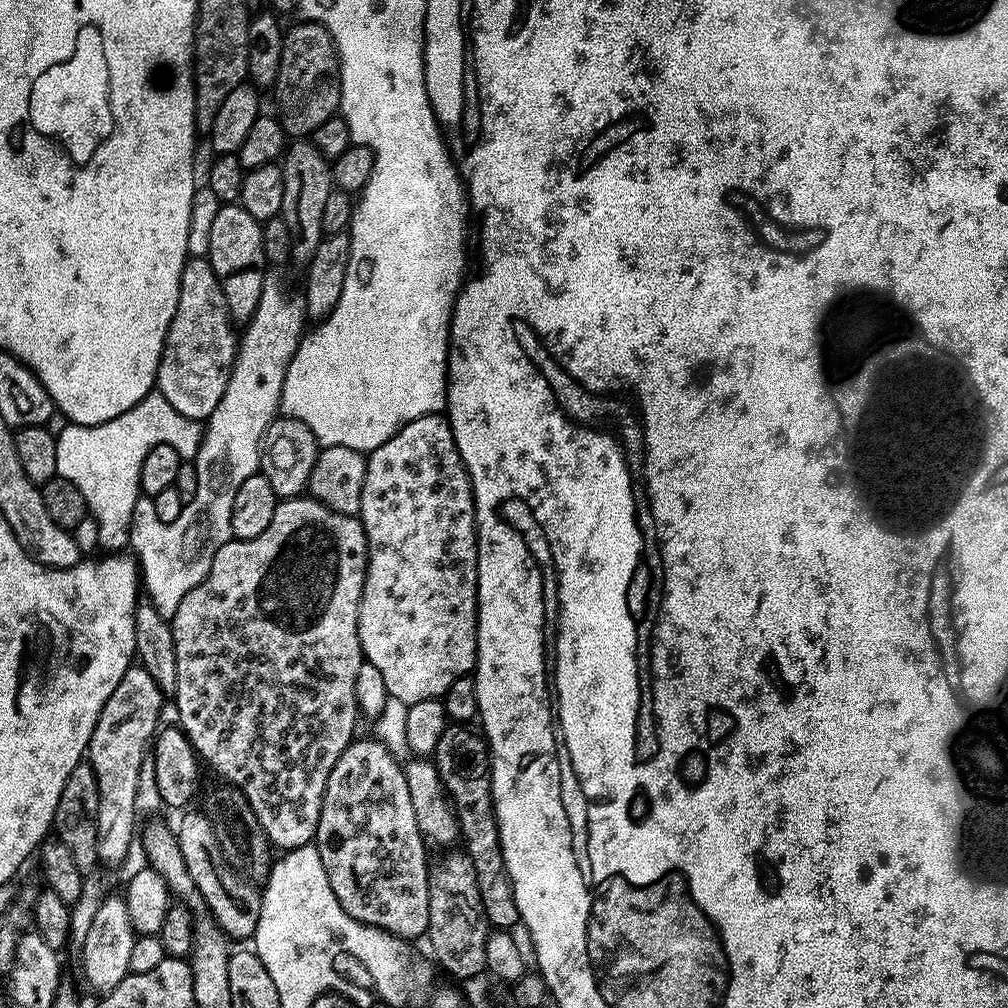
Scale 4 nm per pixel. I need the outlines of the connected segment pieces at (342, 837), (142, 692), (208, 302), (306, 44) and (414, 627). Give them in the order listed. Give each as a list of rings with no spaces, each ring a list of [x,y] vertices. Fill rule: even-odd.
[[[375,738],[353,739],[348,749],[334,762],[322,798],[322,814],[318,818],[315,846],[326,866],[330,890],[338,898],[342,910],[363,924],[386,930],[409,942],[415,936],[423,937],[430,922],[430,894],[428,874],[430,859],[424,853],[426,841],[420,835],[414,818],[414,805],[410,802],[410,786],[406,786],[401,761],[391,756],[390,750]]]
[[[133,666],[122,674],[122,682],[114,686],[114,694],[110,694],[106,706],[102,706],[102,714],[94,726],[94,734],[86,749],[86,760],[98,778],[98,858],[105,865],[119,866],[137,835],[135,798],[138,773],[161,727],[160,711],[164,703],[166,697],[158,682],[150,678],[145,668]]]
[[[189,258],[184,264],[180,279],[178,310],[174,310],[174,318],[164,339],[164,349],[156,371],[156,388],[164,395],[166,402],[178,410],[178,414],[186,414],[186,418],[191,420],[207,421],[208,416],[214,414],[214,406],[222,402],[222,394],[226,394],[226,382],[230,382],[237,343],[238,332],[232,315],[228,313],[226,298],[222,294],[222,286],[214,274],[212,263],[206,258]]]
[[[299,22],[291,29],[290,27],[284,33],[284,41],[282,42],[282,62],[278,66],[278,78],[274,85],[274,93],[276,92],[276,108],[280,125],[283,126],[285,132],[292,138],[308,138],[312,133],[318,130],[318,126],[322,126],[322,122],[326,122],[326,118],[337,115],[340,106],[340,59],[336,56],[336,47],[330,38],[330,34],[315,22]]]
[[[443,415],[423,416],[417,420],[411,420],[408,424],[403,424],[396,433],[392,435],[388,441],[382,446],[378,446],[374,451],[367,453],[368,465],[366,466],[366,478],[362,482],[362,506],[360,507],[359,521],[364,528],[366,534],[366,542],[368,543],[368,569],[366,570],[366,578],[362,586],[362,602],[358,610],[358,642],[364,651],[364,659],[370,666],[375,666],[382,673],[382,682],[386,682],[386,690],[389,696],[398,698],[405,704],[413,704],[414,702],[426,702],[427,700],[438,700],[443,698],[446,690],[450,690],[450,686],[454,682],[458,682],[458,678],[469,675],[476,667],[476,503],[472,497],[472,479],[468,477],[466,466],[462,462],[462,458],[458,454],[458,446],[452,437],[452,427],[448,425],[447,419]]]

